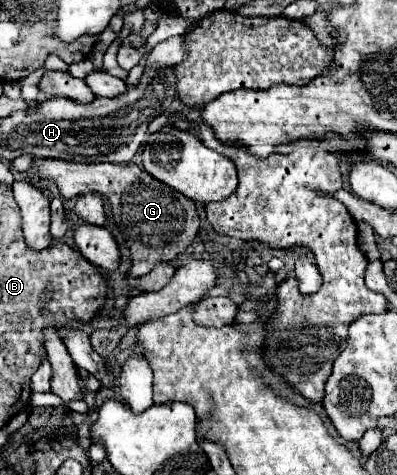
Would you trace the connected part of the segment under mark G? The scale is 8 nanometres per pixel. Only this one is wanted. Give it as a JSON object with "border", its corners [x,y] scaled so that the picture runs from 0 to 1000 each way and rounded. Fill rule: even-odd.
{"border":[[[98,333],[98,371],[139,383],[159,417],[219,404],[254,408],[259,417],[285,413],[285,429],[277,423],[282,459],[330,531],[330,560],[320,573],[325,585],[370,577],[390,552],[431,552],[501,488],[501,451],[491,429],[456,404],[390,379],[345,345],[204,345],[144,333]]]}

